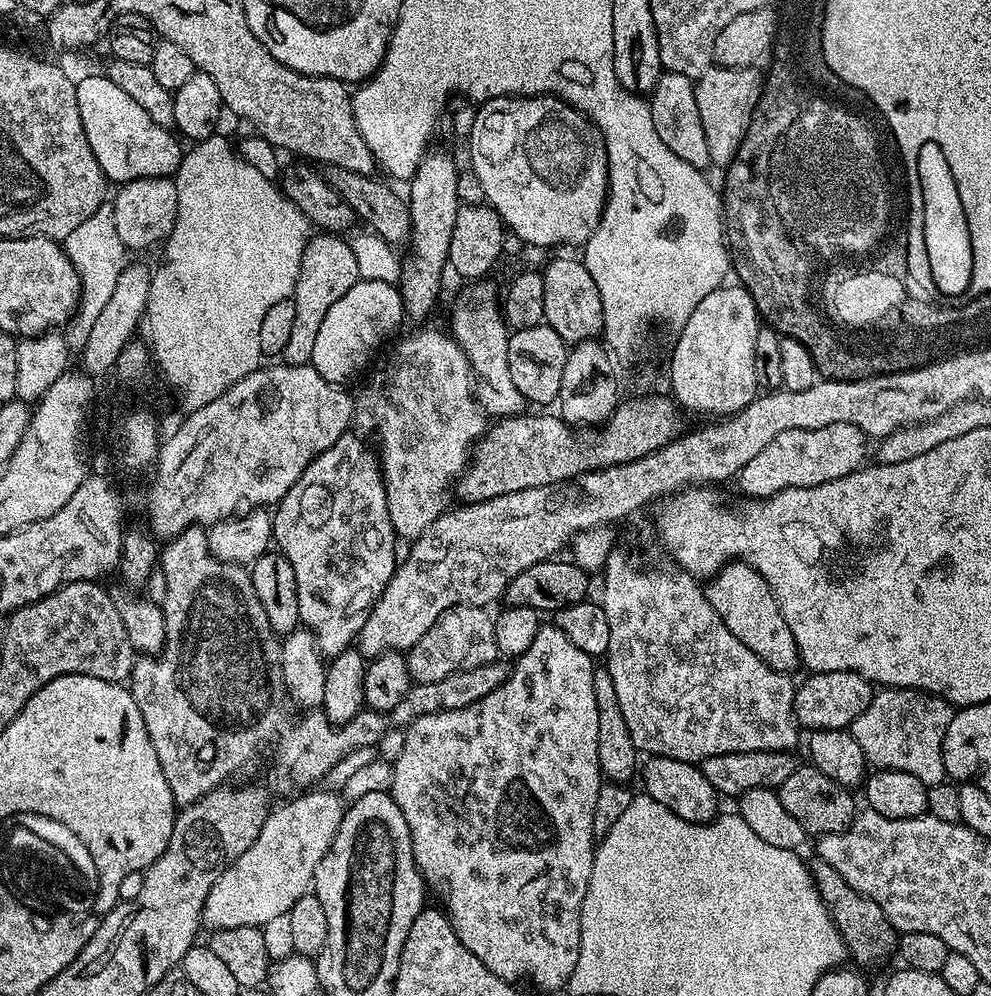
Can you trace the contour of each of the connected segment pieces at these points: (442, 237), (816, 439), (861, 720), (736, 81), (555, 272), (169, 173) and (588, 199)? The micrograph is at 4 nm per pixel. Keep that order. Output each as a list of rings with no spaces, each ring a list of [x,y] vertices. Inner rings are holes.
[[[429,151],[422,158],[415,175],[407,185],[406,199],[410,210],[412,249],[403,257],[400,265],[398,287],[404,303],[404,314],[409,321],[424,320],[436,308],[440,296],[440,283],[444,270],[449,267],[450,240],[454,222],[458,218],[461,202],[458,196],[458,178],[461,169],[444,152]]]
[[[834,422],[812,430],[786,430],[786,434],[778,434],[770,446],[762,446],[762,451],[742,466],[738,483],[748,498],[773,496],[787,488],[818,486],[859,472],[868,444],[869,437],[858,426],[850,426],[850,422]]]
[[[884,686],[873,695],[870,706],[854,718],[850,731],[873,769],[902,770],[906,774],[914,774],[914,778],[922,778],[926,785],[942,784],[946,780],[942,742],[953,715],[953,705],[941,696],[921,692],[919,688]]]
[[[719,66],[708,68],[701,76],[695,77],[698,115],[702,117],[702,131],[706,134],[706,150],[710,150],[712,164],[717,161],[723,164],[741,145],[740,134],[744,130],[744,124],[747,124],[748,112],[756,105],[759,81],[760,75],[743,72],[741,68]]]
[[[556,258],[545,269],[541,276],[543,278],[543,314],[546,324],[558,334],[568,345],[578,344],[582,341],[595,339],[601,335],[604,329],[604,318],[602,316],[601,294],[598,293],[598,286],[594,278],[586,270],[583,261],[572,258]]]
[[[107,74],[84,76],[75,81],[75,86],[86,142],[90,142],[98,166],[102,166],[105,177],[111,183],[113,180],[113,185],[129,184],[138,178],[175,177],[185,149],[180,148],[181,141],[169,129],[158,126],[158,122],[154,122],[154,118],[126,94],[126,90],[110,82]]]
[[[499,96],[493,100],[485,100],[477,107],[474,130],[466,137],[466,144],[472,155],[470,171],[482,182],[487,203],[500,215],[505,229],[518,234],[525,245],[532,247],[533,244],[536,248],[552,248],[555,244],[582,246],[598,230],[604,214],[604,202],[608,198],[608,154],[598,139],[597,129],[590,126],[589,121],[566,101],[559,100],[557,96]]]

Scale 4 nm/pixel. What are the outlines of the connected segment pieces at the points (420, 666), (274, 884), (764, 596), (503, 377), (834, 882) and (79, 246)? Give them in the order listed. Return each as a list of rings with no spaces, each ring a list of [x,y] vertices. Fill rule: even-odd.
[[[456,604],[442,613],[434,626],[430,626],[430,630],[426,630],[426,634],[422,634],[422,638],[418,638],[418,642],[407,649],[406,659],[413,681],[417,684],[429,684],[446,678],[451,672],[497,663],[500,651],[494,642],[493,617],[490,612],[488,616],[488,612],[487,607]]]
[[[320,790],[293,795],[288,798],[293,800],[269,811],[262,834],[254,838],[254,846],[250,846],[250,850],[239,856],[222,873],[218,882],[210,886],[210,894],[206,894],[200,915],[205,929],[259,928],[272,918],[286,916],[298,898],[309,895],[318,862],[322,862],[330,842],[334,842],[334,834],[346,807],[345,801],[335,791],[316,791]]]
[[[733,560],[707,581],[704,593],[710,606],[714,606],[714,614],[726,622],[726,630],[730,630],[742,646],[754,650],[766,666],[785,674],[795,673],[795,668],[801,667],[798,642],[794,642],[794,634],[790,634],[786,618],[782,618],[778,602],[758,570],[742,560]]]
[[[472,300],[469,304],[462,305],[452,316],[450,335],[458,342],[458,346],[470,362],[476,400],[485,413],[492,418],[523,413],[526,401],[522,394],[518,394],[518,386],[510,382],[510,362],[506,362],[510,329],[504,323],[497,301],[495,304],[492,300]]]
[[[819,858],[813,859],[813,861],[810,864],[812,880],[815,882],[818,894],[824,905],[827,906],[836,928],[842,934],[847,955],[851,959],[853,956],[857,960],[855,963],[864,970],[874,967],[878,958],[891,957],[895,953],[898,933],[885,918],[883,905],[874,902],[874,898],[866,898],[866,894],[854,890],[854,886],[850,886],[850,882],[846,882],[846,878],[842,878],[842,874],[838,874],[838,870],[834,870],[834,866],[830,866]]]
[[[105,202],[76,227],[62,242],[64,253],[74,262],[74,270],[78,270],[80,279],[80,307],[73,315],[66,328],[68,351],[72,354],[83,353],[86,338],[90,338],[90,330],[94,322],[102,314],[106,302],[110,302],[110,294],[114,294],[114,285],[118,283],[118,274],[122,274],[126,263],[126,249],[122,238],[118,238],[118,229],[114,223],[114,207]]]

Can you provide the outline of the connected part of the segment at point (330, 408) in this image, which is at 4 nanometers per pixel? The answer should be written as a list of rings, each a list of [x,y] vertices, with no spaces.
[[[272,362],[269,364],[272,364],[269,368],[261,366],[254,369],[250,374],[246,374],[246,378],[242,378],[242,382],[234,382],[234,386],[230,386],[230,390],[226,390],[218,398],[214,398],[214,402],[206,402],[206,406],[188,412],[185,415],[185,420],[177,426],[176,433],[169,440],[167,437],[161,443],[159,453],[154,461],[156,473],[153,474],[152,485],[148,488],[148,521],[146,521],[147,527],[157,541],[167,542],[174,539],[178,534],[182,534],[188,528],[211,526],[217,524],[220,520],[226,520],[233,515],[235,508],[232,507],[244,499],[250,500],[250,504],[254,506],[275,506],[279,504],[280,499],[290,490],[290,486],[294,486],[294,482],[298,482],[298,478],[304,473],[309,462],[318,454],[322,454],[322,450],[334,446],[334,442],[338,442],[338,438],[342,438],[349,431],[354,420],[354,400],[351,395],[348,397],[344,393],[345,389],[341,385],[326,382],[326,378],[322,378],[318,374],[318,370],[312,368],[311,363],[285,364],[283,362]]]

